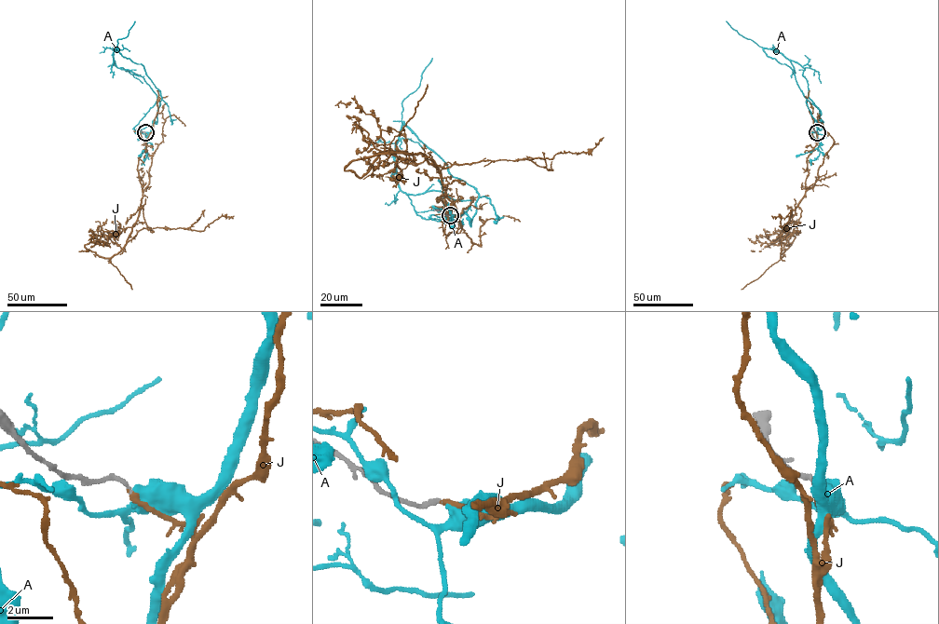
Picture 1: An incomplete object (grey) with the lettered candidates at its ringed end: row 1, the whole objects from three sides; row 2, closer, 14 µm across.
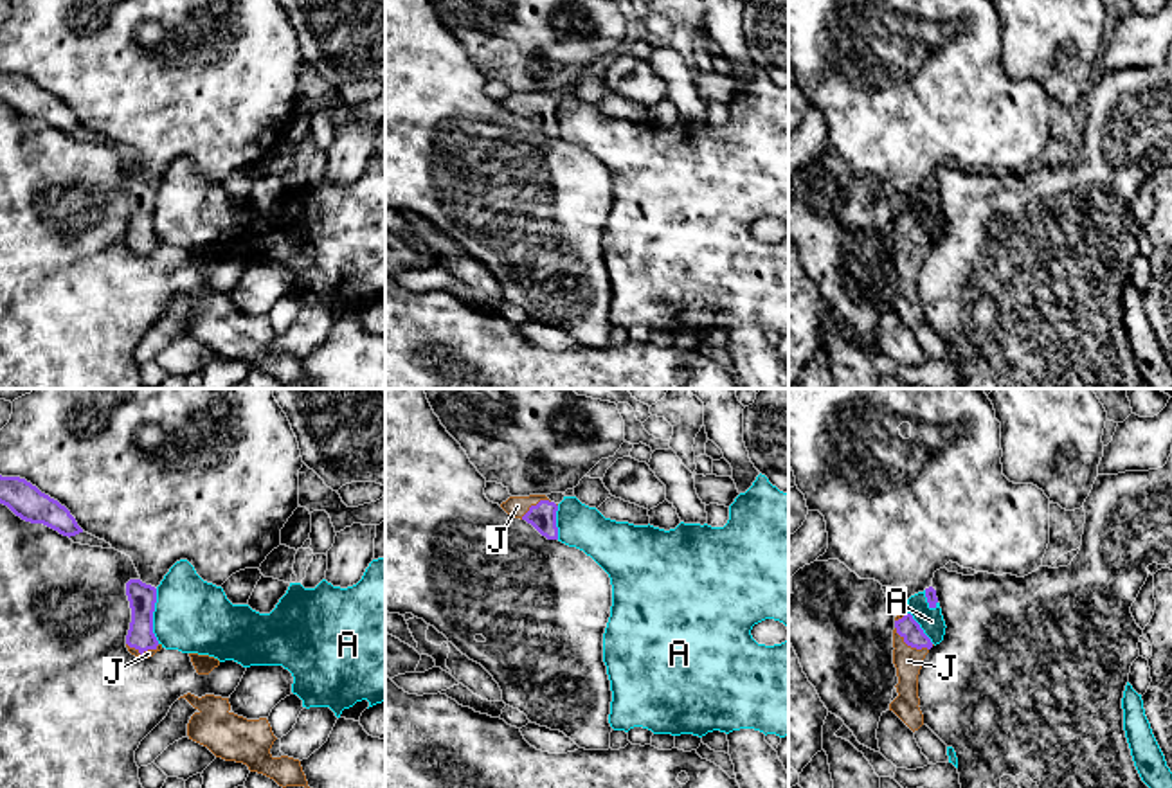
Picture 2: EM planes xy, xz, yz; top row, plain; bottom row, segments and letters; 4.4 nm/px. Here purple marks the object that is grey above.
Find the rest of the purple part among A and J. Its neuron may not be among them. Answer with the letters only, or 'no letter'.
J

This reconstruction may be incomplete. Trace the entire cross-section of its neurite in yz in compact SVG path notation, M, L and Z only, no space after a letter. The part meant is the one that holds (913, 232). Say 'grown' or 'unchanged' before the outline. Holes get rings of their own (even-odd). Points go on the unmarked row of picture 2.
grown; M902 209L895 214L893 261L898 273L898 281L895 282L898 293L889 300L889 308L893 308L913 329L924 322L924 311L918 304L918 272L933 243L934 241L911 210Z

